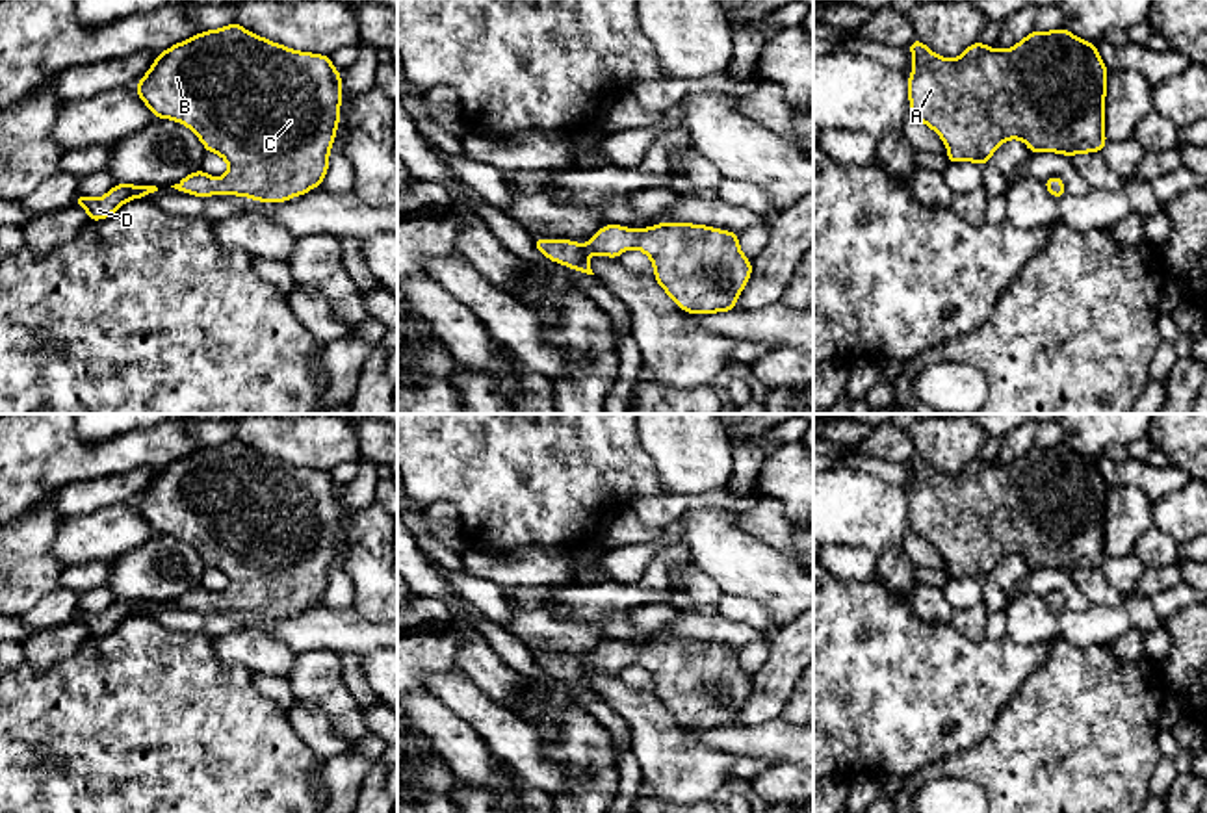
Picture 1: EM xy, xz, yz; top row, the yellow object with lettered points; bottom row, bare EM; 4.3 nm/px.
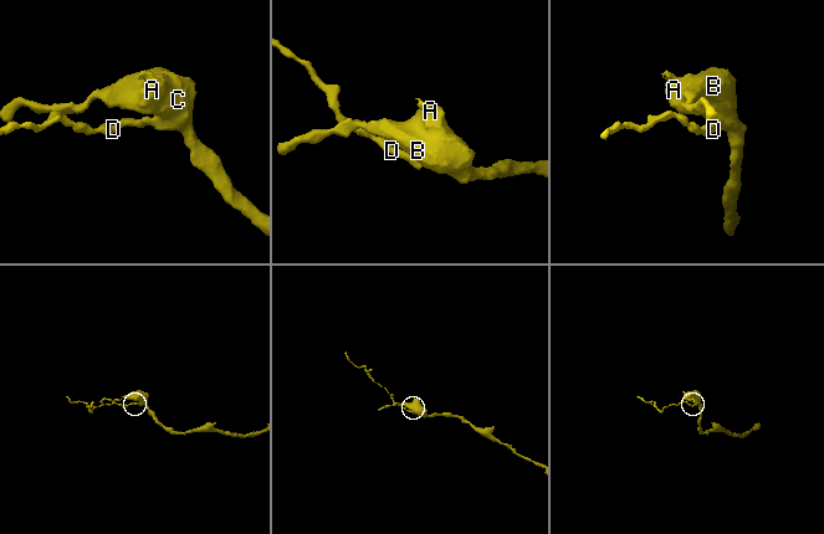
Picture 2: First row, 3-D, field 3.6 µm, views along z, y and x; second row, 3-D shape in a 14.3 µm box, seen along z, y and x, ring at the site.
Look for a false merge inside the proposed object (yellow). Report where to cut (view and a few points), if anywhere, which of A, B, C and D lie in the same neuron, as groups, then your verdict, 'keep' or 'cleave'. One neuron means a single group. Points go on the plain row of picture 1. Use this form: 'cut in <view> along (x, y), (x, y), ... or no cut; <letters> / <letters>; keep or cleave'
no cut; A B C D; keep

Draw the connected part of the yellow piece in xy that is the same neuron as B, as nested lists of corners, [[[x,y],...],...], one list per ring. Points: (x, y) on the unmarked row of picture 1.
[[[230,438],[158,470],[136,509],[154,533],[188,542],[206,568],[228,579],[225,592],[215,594],[199,585],[171,601],[182,609],[286,618],[325,596],[342,520],[342,490],[329,471],[282,462]]]

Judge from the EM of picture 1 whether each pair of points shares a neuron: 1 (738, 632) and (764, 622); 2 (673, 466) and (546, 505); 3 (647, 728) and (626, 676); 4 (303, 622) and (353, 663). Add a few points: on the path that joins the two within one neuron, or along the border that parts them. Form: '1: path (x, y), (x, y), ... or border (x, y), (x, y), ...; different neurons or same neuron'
1: border (717, 611), (743, 620), (767, 635); different neurons
2: border (637, 433), (665, 492); different neurons
3: border (617, 674), (626, 685), (652, 695); different neurons
4: border (357, 654), (340, 656); different neurons

